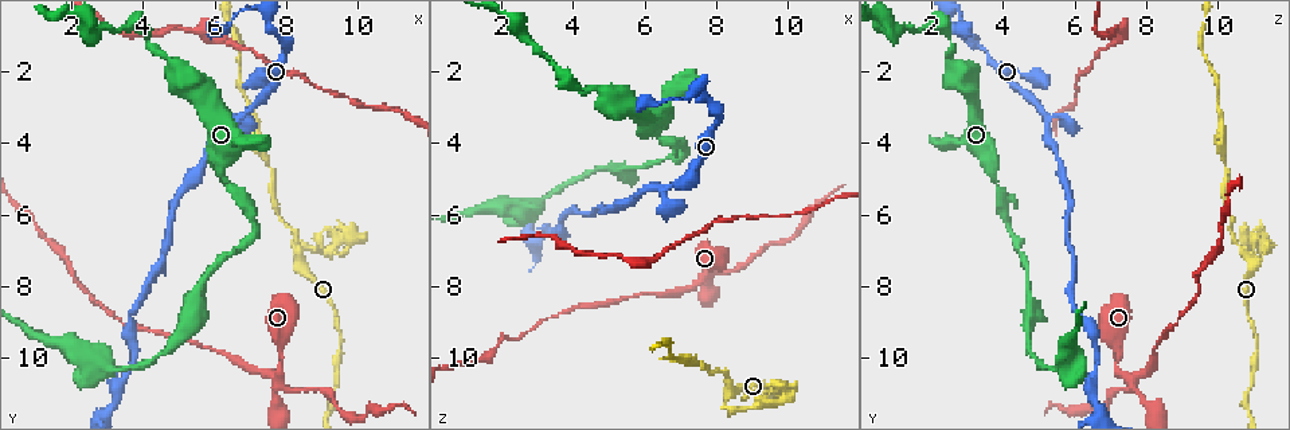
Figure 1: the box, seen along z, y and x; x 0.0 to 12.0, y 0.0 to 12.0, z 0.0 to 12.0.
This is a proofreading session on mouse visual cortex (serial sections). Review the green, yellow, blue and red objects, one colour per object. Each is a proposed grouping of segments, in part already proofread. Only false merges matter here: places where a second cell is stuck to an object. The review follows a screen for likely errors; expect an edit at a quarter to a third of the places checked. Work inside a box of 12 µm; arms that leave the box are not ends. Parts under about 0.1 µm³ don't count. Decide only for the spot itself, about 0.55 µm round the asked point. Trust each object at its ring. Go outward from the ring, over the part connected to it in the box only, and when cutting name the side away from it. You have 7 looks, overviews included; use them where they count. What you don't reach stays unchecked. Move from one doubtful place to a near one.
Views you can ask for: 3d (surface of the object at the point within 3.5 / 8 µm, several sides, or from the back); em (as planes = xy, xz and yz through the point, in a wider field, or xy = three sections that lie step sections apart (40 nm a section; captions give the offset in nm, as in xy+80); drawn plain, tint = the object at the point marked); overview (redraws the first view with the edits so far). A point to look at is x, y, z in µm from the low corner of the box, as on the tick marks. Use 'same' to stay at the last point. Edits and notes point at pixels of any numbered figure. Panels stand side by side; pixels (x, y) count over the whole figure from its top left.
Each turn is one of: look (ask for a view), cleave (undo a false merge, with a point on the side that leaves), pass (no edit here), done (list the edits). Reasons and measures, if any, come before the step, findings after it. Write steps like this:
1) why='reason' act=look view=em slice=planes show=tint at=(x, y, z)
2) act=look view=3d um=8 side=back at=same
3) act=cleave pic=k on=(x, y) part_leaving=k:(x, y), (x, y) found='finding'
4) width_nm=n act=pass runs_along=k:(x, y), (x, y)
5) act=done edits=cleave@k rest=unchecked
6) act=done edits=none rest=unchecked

why='arms part here' act=look view=3d um=8 at=(6.7, 3.2, 5.2)

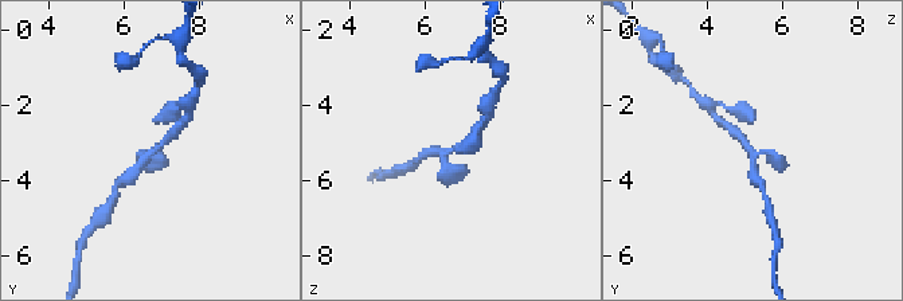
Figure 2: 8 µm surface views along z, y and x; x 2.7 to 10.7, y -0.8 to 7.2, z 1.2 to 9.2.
why='now the EM' act=look view=em slice=xy step=5 show=tint at=(6.7, 3.2, 5.2)

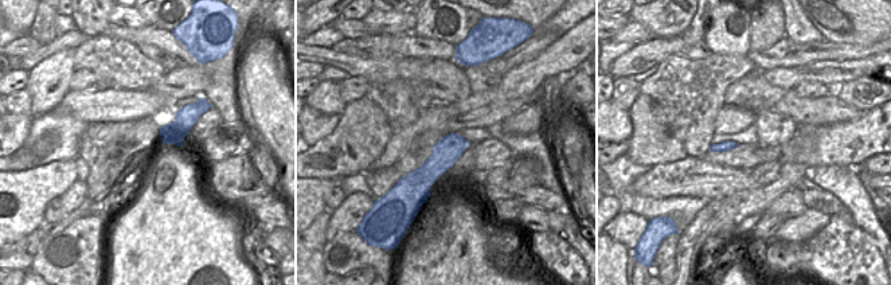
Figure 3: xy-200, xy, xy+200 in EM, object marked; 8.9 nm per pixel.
act=pass runs_along=3:(454, 136), (417, 192) found='one cell here'

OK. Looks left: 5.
why='looks like a crossing' act=look view=3d um=8 at=(7.8, 10.6, 7.6)

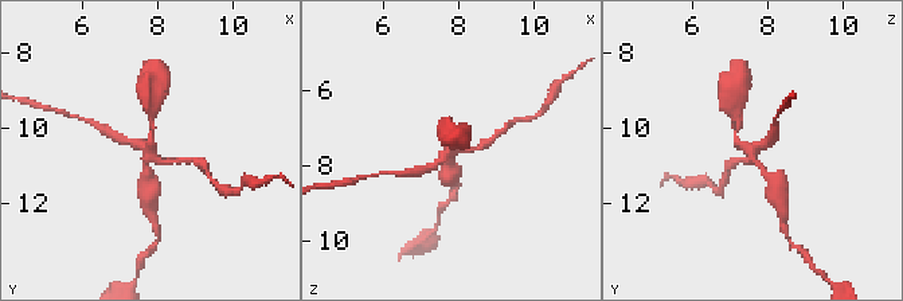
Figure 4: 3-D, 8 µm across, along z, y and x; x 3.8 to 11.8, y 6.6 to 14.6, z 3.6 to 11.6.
act=look view=3d um=3.5 at=(7.8, 10.6, 7.6)

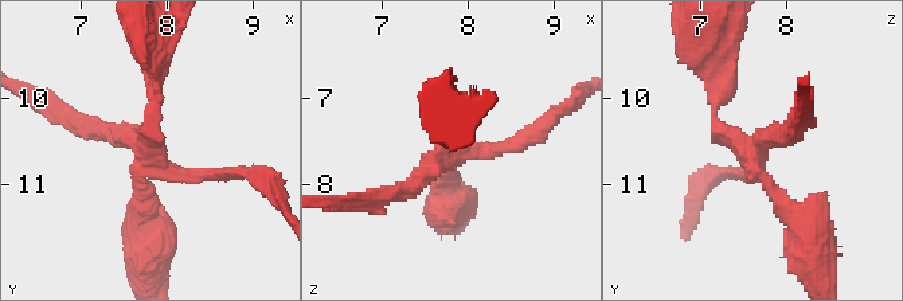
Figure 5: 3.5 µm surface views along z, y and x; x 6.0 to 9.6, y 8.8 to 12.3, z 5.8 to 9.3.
arm_widths_nm=150,200,200,200 act=cleave pic=5 on=(402, 195) found='two cells meet here'

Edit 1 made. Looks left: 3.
why='narrows sharply' act=look view=em slice=xy step=2 show=tint at=(9.6, 9.7, 11.1)

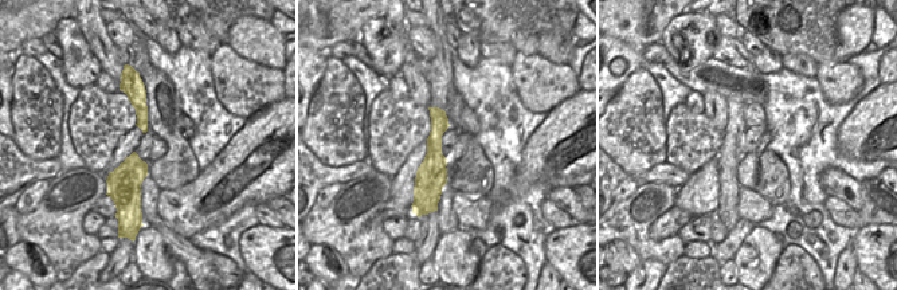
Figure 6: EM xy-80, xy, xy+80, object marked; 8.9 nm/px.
act=look view=3d um=3.5 side=back at=same

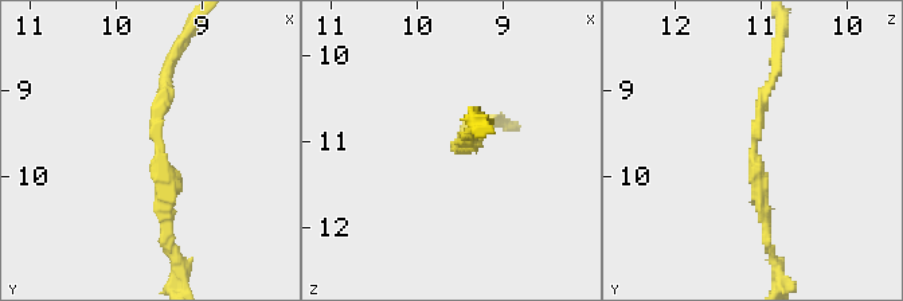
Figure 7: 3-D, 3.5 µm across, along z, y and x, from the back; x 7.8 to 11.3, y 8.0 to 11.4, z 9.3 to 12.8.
width_nm=240 act=pass runs_along=7:(776, 65), (753, 148), (766, 234) found='all the same cell'

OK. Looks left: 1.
act=done edits=cleave@5 rest=unchecked

